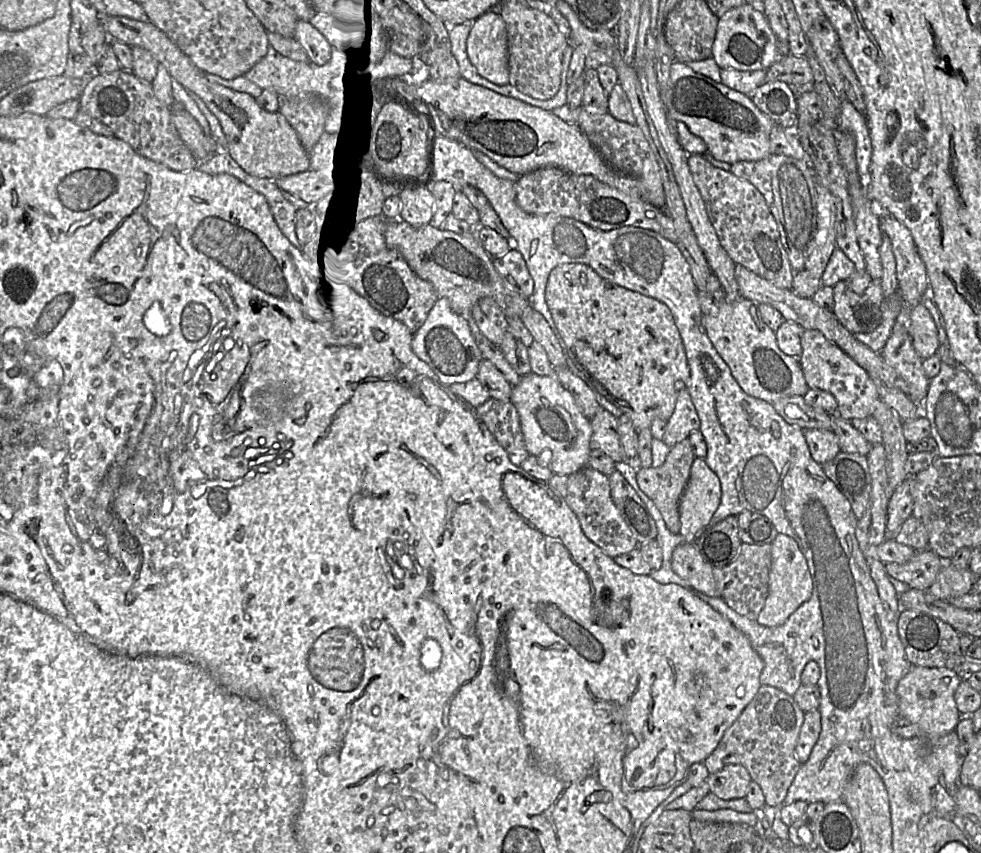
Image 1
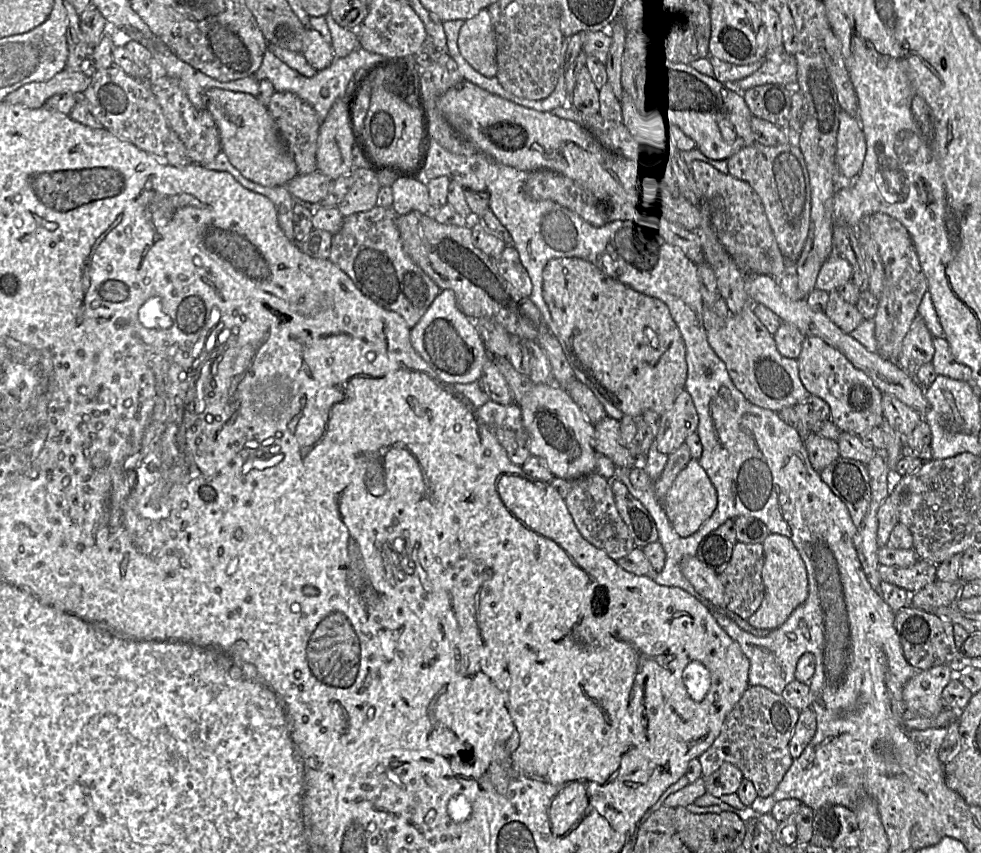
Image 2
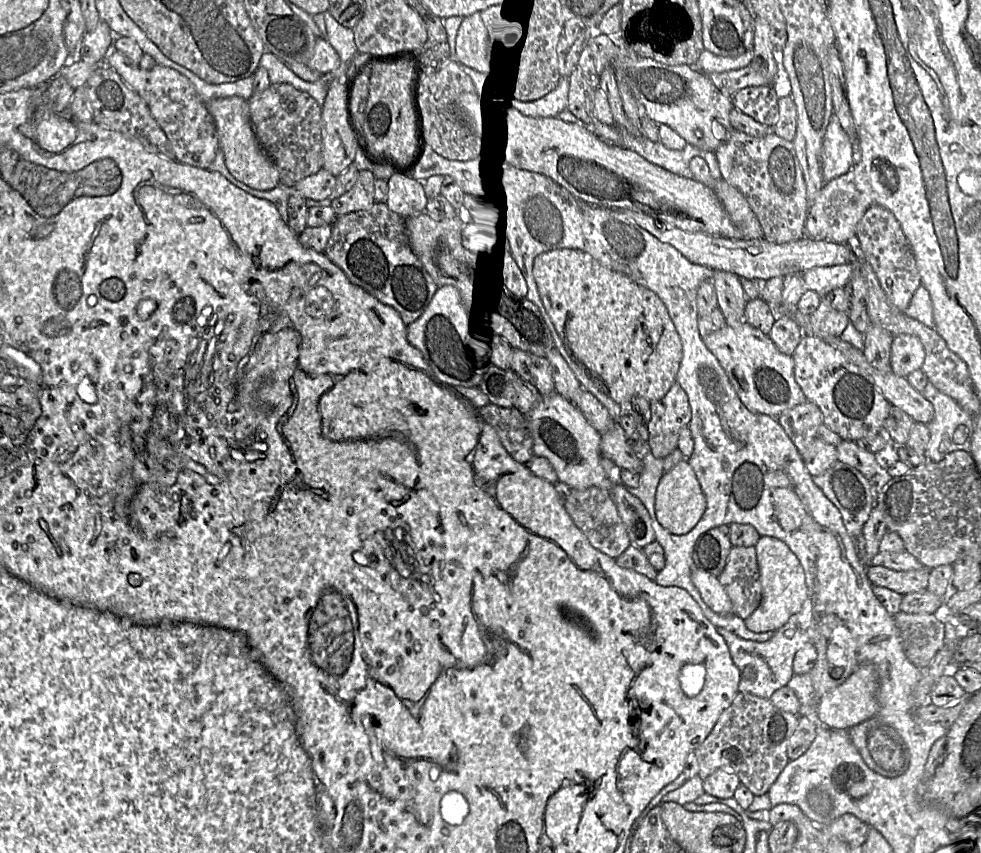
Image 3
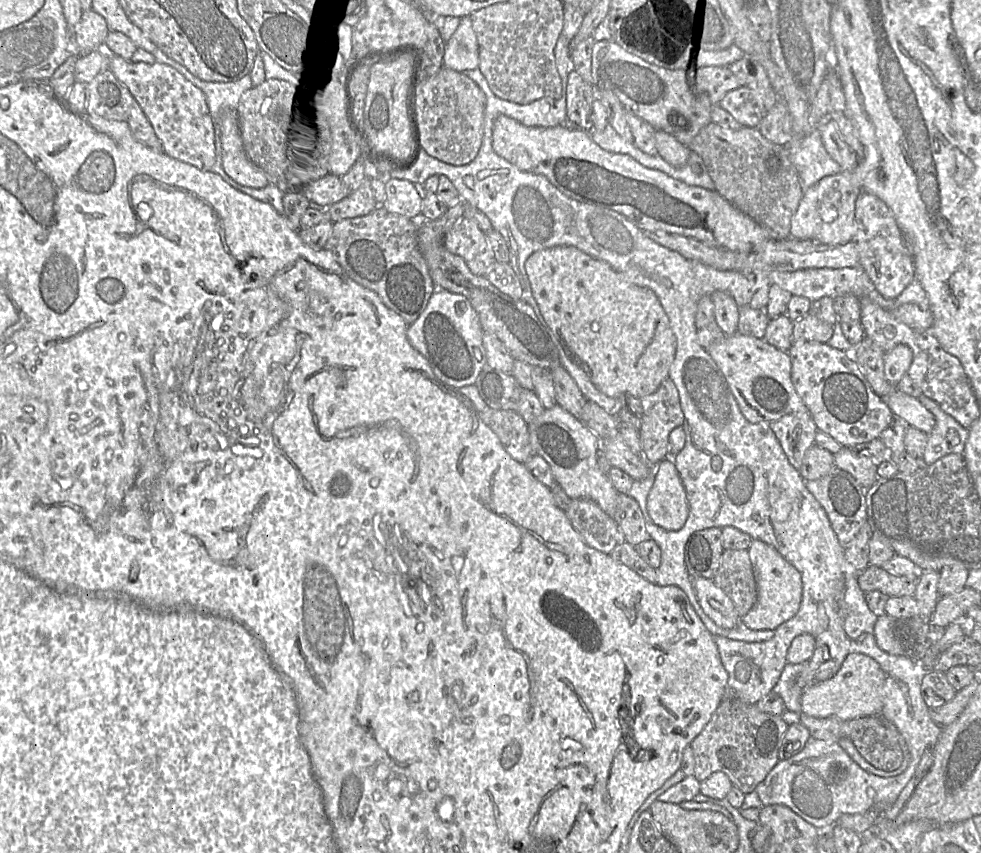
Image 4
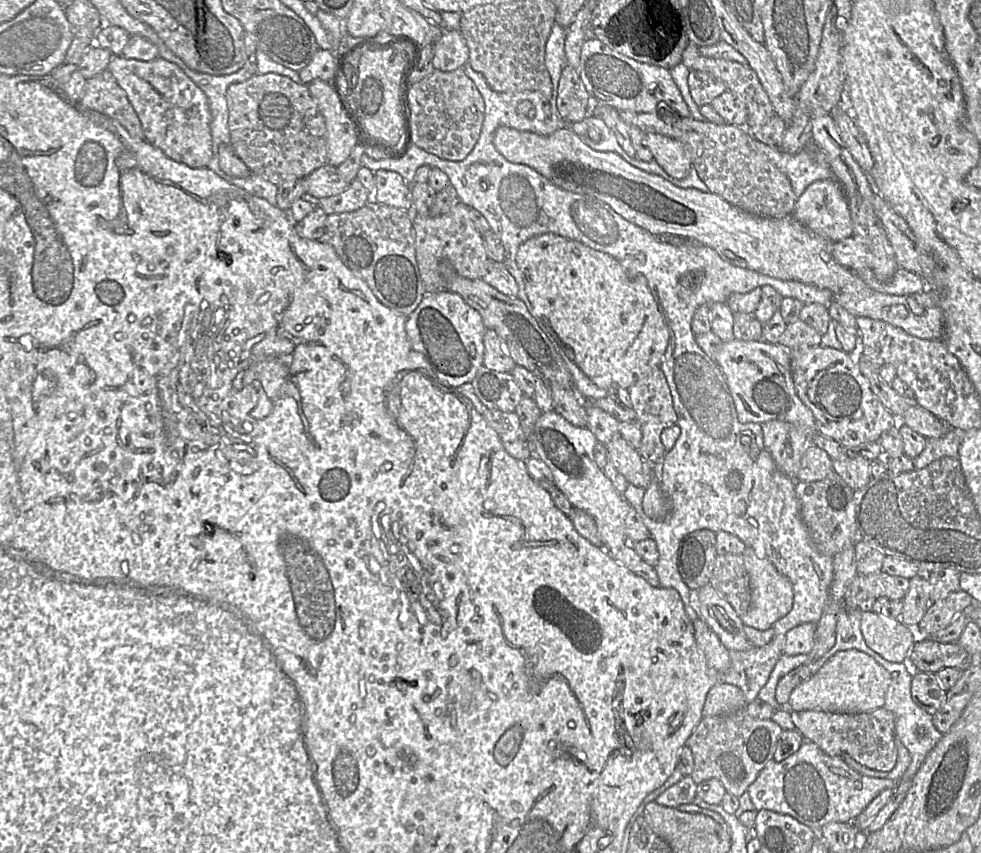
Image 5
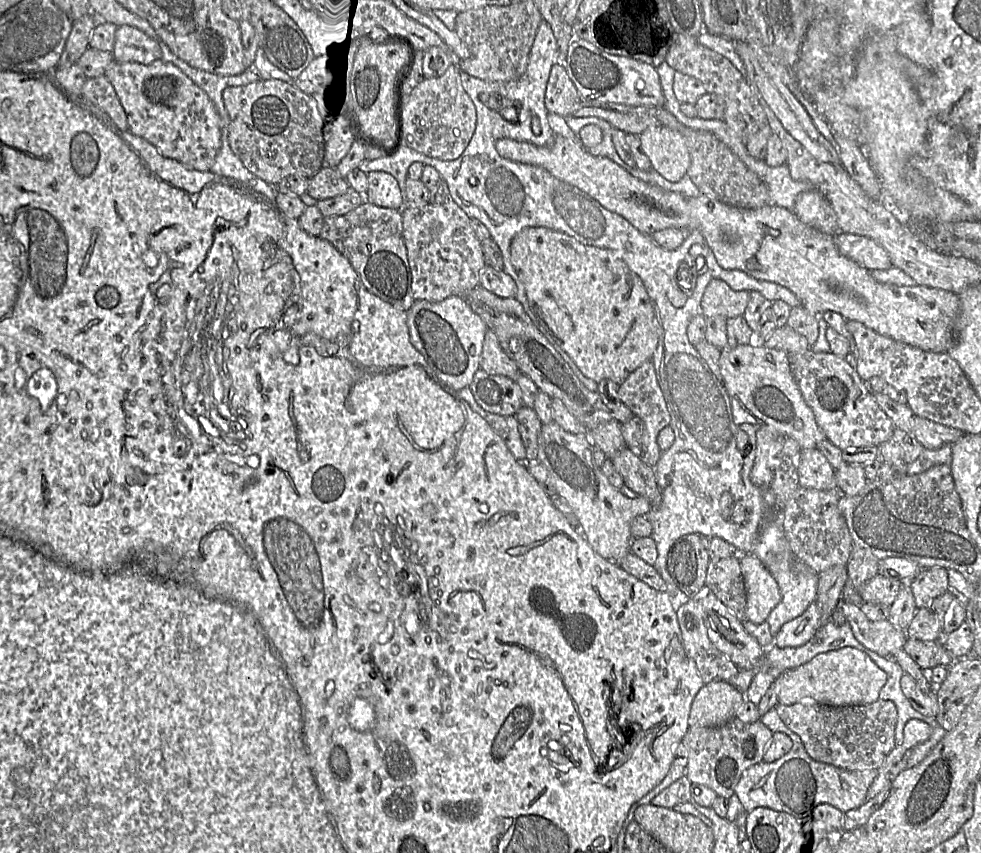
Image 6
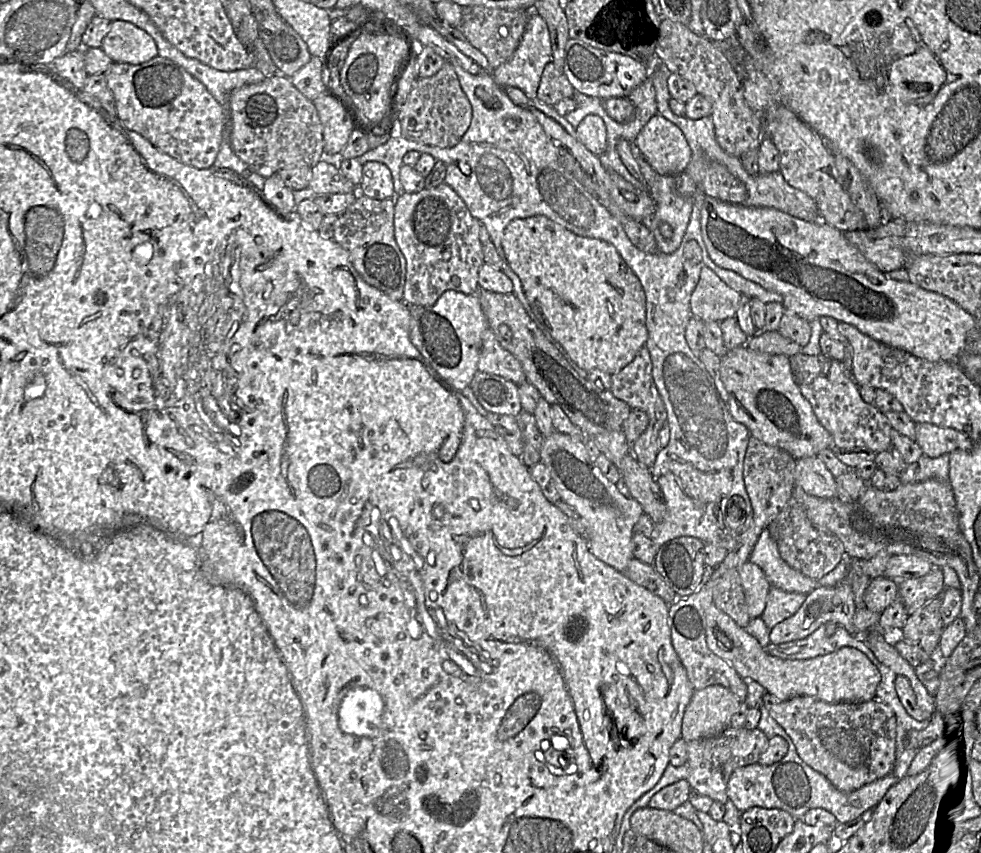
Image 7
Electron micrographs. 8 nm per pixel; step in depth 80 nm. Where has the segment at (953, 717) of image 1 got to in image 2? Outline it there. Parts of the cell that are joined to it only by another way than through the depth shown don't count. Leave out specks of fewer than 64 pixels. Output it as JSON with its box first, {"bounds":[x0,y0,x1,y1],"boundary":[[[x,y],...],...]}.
{"bounds":[903,665,952,718],"boundary":[[[939,665],[927,670],[918,671],[904,686],[903,700],[906,710],[912,710],[920,716],[935,718],[944,709],[941,694],[952,678],[952,671],[947,665]]]}

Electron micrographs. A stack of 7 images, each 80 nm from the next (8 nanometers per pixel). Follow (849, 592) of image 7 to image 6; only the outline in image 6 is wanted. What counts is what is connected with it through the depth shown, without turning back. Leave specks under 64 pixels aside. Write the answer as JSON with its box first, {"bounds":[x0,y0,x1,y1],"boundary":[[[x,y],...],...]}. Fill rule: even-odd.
{"bounds":[774,597,908,658],"boundary":[[[842,597],[839,608],[844,613],[846,622],[851,626],[856,639],[882,657],[893,658],[898,651],[903,649],[908,640],[905,629],[892,624],[888,619],[870,620],[860,607],[842,602]],[[813,602],[800,616],[781,627],[774,637],[774,644],[779,648],[803,646],[821,626],[821,611],[817,602]]]}

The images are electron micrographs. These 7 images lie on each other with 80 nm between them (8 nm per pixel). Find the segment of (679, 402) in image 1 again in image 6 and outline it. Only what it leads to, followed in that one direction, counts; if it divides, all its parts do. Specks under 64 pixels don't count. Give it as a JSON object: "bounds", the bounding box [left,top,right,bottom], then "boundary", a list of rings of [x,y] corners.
{"bounds":[618,360,671,467],"boundary":[[[652,360],[645,361],[641,364],[629,374],[622,384],[619,385],[618,398],[631,410],[633,415],[642,419],[644,431],[636,452],[645,464],[655,467],[662,454],[657,443],[657,436],[660,430],[670,425],[671,415],[662,390],[658,384]]]}

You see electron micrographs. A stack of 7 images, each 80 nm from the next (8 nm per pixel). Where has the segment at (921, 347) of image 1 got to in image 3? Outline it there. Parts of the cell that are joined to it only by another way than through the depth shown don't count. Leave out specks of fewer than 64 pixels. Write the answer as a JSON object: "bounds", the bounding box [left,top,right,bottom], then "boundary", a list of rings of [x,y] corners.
{"bounds":[890,334,925,377],"boundary":[[[900,334],[893,340],[890,355],[891,372],[906,377],[920,369],[925,359],[925,350],[918,337]]]}

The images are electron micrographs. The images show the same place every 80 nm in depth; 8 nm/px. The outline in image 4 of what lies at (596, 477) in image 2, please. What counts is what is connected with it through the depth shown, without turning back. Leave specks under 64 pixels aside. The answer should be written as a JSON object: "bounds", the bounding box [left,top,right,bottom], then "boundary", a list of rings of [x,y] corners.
{"bounds":[564,499,625,554],"boundary":[[[571,499],[564,512],[584,541],[600,552],[610,554],[617,545],[625,541],[619,524],[593,501]]]}

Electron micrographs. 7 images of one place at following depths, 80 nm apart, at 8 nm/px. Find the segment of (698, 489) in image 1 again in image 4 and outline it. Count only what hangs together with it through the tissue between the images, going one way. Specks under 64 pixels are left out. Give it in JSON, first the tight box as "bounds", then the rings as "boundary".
{"bounds":[647,458,688,531],"boundary":[[[671,458],[663,459],[657,464],[655,480],[647,497],[647,511],[657,526],[668,531],[680,530],[688,518],[686,491]]]}

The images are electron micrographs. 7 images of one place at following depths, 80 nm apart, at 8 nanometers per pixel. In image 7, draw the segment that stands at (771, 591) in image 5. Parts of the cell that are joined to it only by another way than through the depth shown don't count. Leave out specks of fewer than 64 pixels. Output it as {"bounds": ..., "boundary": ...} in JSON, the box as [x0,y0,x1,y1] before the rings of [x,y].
{"bounds":[738,560,771,620],"boundary":[[[749,560],[738,568],[738,573],[744,589],[750,620],[759,618],[765,609],[771,584],[762,569]]]}

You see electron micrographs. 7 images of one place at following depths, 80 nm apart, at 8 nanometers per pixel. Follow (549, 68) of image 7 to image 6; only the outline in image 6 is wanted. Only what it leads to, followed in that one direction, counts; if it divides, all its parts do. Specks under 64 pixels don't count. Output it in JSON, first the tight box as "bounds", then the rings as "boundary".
{"bounds":[545,64,582,117],"boundary":[[[554,64],[551,68],[546,92],[545,106],[549,112],[563,117],[572,116],[582,100],[565,67]]]}

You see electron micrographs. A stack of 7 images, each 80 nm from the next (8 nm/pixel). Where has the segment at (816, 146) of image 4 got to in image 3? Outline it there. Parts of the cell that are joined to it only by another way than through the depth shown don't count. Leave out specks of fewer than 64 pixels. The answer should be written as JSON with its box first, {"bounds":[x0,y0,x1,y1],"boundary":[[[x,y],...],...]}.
{"bounds":[822,115,856,182],"boundary":[[[834,115],[823,139],[822,174],[827,182],[846,174],[856,163],[855,143]]]}

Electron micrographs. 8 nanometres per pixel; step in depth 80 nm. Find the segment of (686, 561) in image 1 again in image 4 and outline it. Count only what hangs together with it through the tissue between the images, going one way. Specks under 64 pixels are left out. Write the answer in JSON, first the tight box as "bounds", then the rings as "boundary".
{"bounds":[694,577,740,628],"boundary":[[[699,577],[694,580],[694,589],[705,614],[719,627],[734,628],[740,621],[731,599],[713,582]]]}

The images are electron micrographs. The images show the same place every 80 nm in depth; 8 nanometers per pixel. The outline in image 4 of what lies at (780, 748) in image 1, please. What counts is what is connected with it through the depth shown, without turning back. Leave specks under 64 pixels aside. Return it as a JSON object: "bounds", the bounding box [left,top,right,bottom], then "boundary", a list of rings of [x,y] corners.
{"bounds":[690,698,789,793],"boundary":[[[725,698],[704,729],[690,743],[695,759],[693,776],[702,782],[715,772],[728,776],[733,787],[752,793],[780,761],[779,749],[789,725],[778,715],[759,710],[756,704]]]}

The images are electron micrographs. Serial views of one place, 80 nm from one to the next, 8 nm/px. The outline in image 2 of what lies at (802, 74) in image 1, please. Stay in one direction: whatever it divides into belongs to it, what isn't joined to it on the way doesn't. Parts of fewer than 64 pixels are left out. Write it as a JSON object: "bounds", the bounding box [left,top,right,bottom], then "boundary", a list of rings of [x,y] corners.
{"bounds":[724,49,796,94],"boundary":[[[781,49],[780,53],[768,53],[760,68],[750,76],[735,82],[726,82],[724,85],[727,89],[742,94],[752,87],[764,84],[788,84],[796,81],[796,61]]]}

